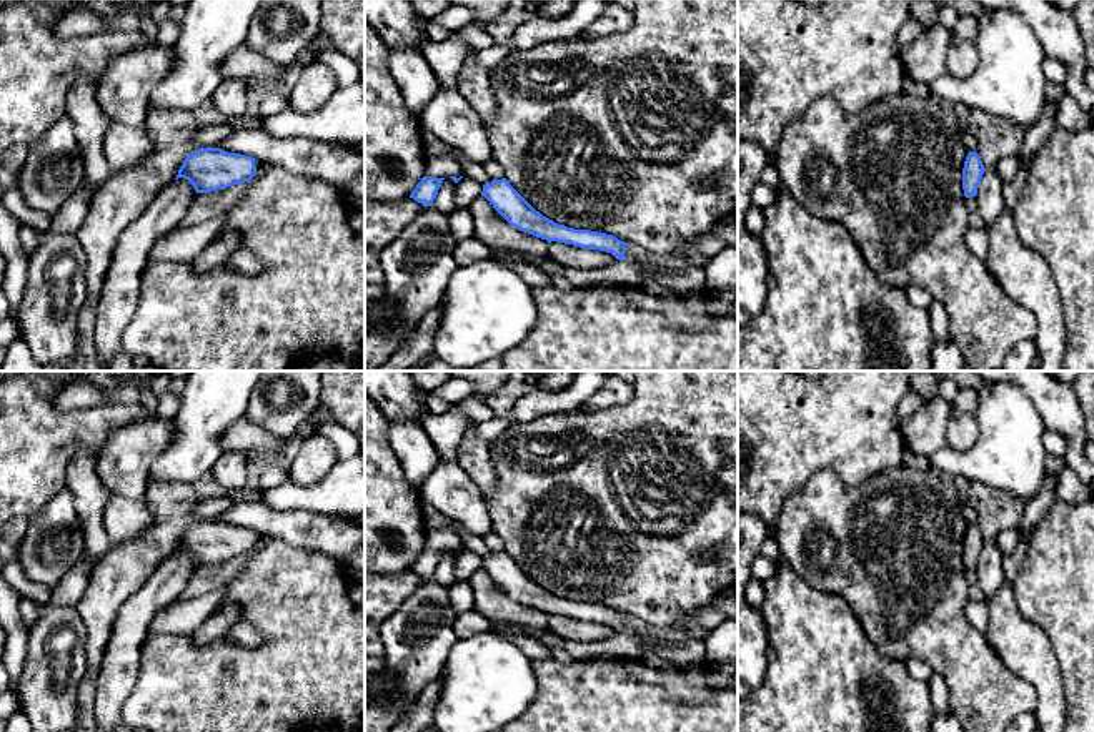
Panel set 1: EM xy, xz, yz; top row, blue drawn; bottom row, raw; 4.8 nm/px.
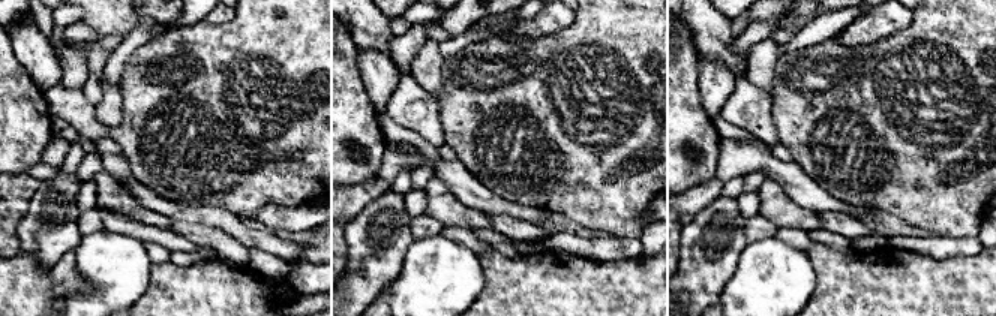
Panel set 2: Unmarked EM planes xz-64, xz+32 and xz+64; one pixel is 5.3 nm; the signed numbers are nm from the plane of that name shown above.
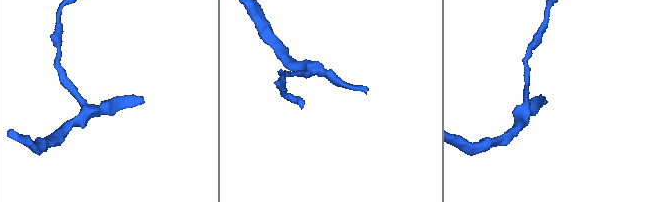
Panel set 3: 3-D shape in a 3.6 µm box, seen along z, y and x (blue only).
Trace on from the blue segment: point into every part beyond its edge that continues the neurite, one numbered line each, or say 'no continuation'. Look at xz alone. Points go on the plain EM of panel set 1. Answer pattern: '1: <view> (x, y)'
1: xz (653, 641)

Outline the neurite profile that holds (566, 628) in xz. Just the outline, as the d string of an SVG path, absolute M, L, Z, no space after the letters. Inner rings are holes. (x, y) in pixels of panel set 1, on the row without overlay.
M551 614L548 617L546 629L563 639L581 640L581 642L599 642L611 639L616 634L616 631L611 626L579 621L558 614Z

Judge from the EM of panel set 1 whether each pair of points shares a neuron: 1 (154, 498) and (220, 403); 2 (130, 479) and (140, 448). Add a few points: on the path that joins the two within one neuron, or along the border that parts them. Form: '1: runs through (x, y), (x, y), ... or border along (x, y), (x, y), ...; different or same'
1: border along (149, 479), (187, 481), (192, 484); different
2: runs through (130, 471), (132, 456); same

